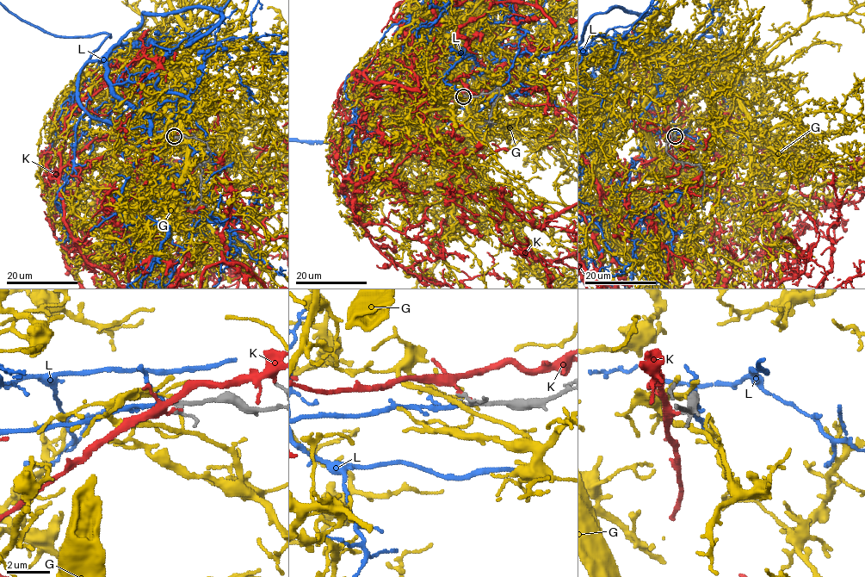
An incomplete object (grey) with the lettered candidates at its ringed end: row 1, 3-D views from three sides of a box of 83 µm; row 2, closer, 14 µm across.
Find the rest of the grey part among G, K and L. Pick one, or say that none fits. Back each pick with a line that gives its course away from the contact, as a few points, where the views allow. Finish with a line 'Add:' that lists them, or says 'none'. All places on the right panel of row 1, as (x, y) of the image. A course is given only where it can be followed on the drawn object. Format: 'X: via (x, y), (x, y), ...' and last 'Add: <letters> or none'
L: via (674, 136), (678, 141), (653, 87), (667, 58), (705, 35), (721, 36)
Add: L

